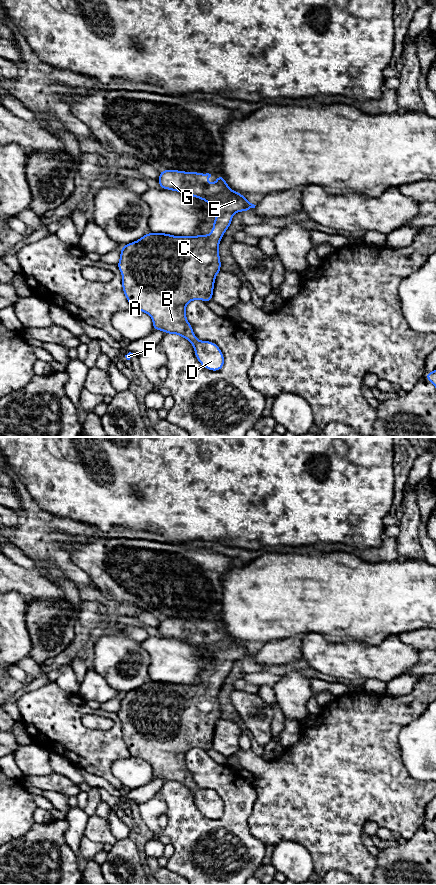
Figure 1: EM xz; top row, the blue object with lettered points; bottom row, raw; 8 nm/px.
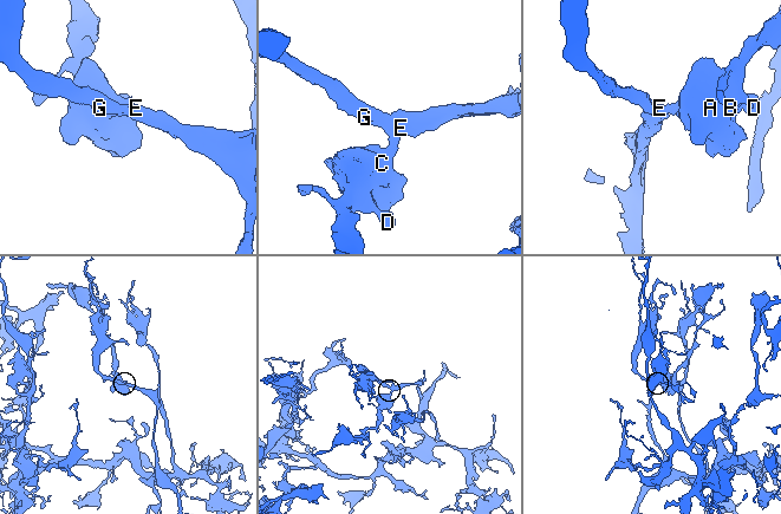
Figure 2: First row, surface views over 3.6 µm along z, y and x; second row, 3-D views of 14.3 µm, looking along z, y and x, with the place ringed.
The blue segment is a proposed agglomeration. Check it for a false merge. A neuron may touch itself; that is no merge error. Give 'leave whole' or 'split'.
leave whole

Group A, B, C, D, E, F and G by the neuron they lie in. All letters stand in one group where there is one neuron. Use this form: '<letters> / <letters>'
A B C D E F G

